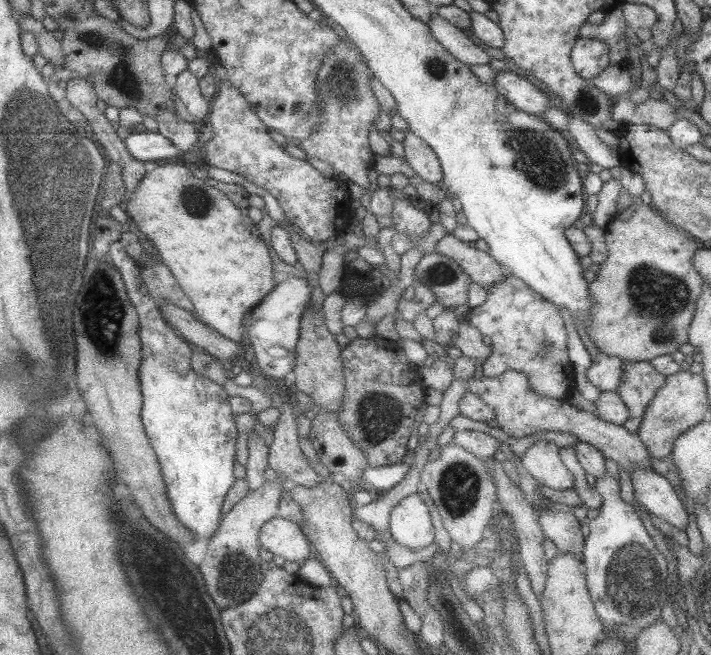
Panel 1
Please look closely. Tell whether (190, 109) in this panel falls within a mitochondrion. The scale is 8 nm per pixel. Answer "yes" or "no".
no

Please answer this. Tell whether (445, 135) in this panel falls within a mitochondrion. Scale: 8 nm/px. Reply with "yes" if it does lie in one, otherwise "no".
no

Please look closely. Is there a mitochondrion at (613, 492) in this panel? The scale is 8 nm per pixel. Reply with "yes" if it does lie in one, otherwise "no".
no

